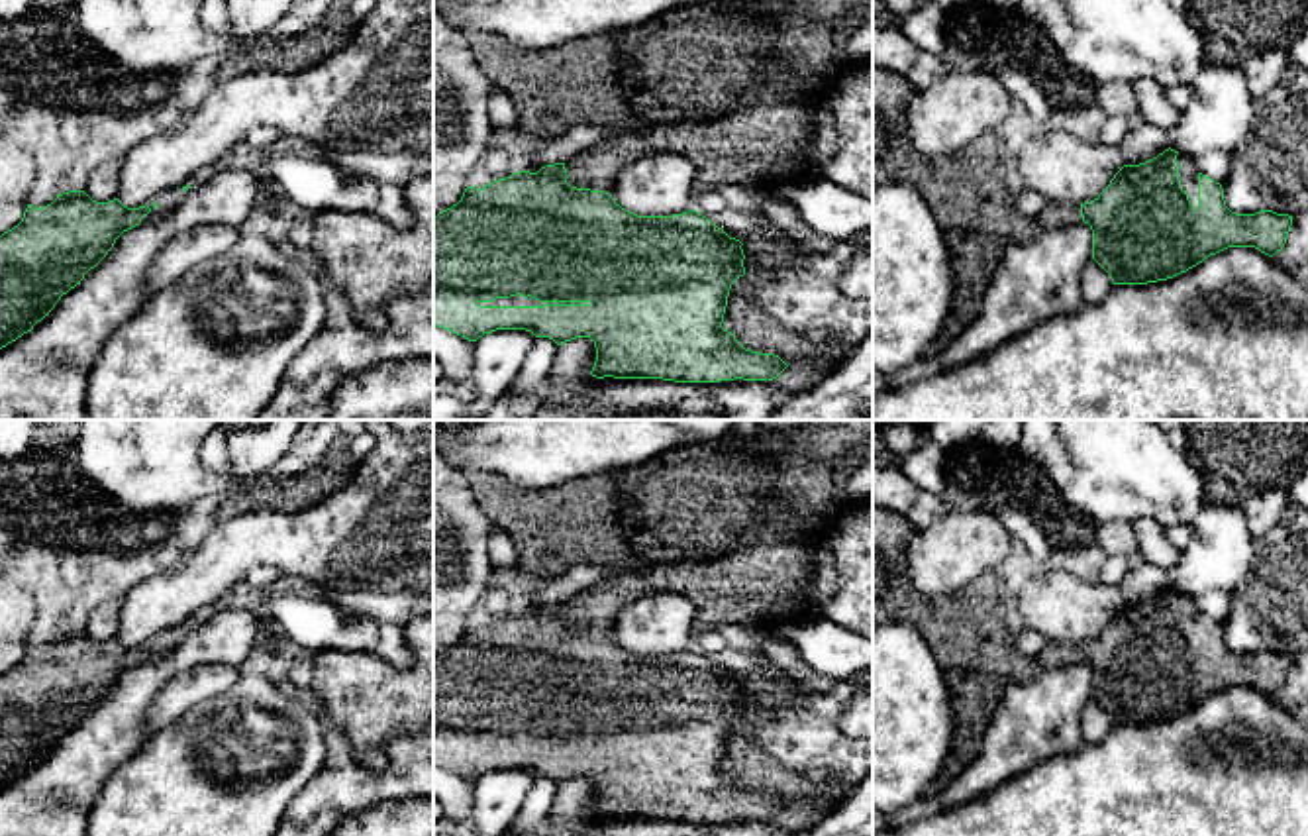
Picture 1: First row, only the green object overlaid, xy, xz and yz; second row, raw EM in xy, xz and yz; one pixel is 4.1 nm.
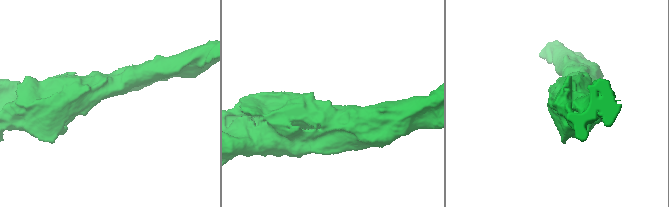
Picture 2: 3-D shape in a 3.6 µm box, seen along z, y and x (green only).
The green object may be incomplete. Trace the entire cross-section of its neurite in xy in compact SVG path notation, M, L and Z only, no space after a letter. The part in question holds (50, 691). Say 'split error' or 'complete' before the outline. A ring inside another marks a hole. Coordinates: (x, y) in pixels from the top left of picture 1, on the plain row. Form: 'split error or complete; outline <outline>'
split error; outline M188 628L139 648L96 642L84 630L57 634L43 648L27 644L22 661L0 675L0 789L49 756L124 671L173 650Z

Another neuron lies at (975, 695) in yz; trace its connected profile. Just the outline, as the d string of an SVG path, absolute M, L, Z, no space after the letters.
M945 669L953 732L951 746L933 789L941 793L979 756L990 720L1002 703L1006 679L986 671Z

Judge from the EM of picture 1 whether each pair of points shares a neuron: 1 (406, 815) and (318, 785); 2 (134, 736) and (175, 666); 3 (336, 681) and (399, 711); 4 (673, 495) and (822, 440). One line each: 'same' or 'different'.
1: different
2: same
3: same
4: same

